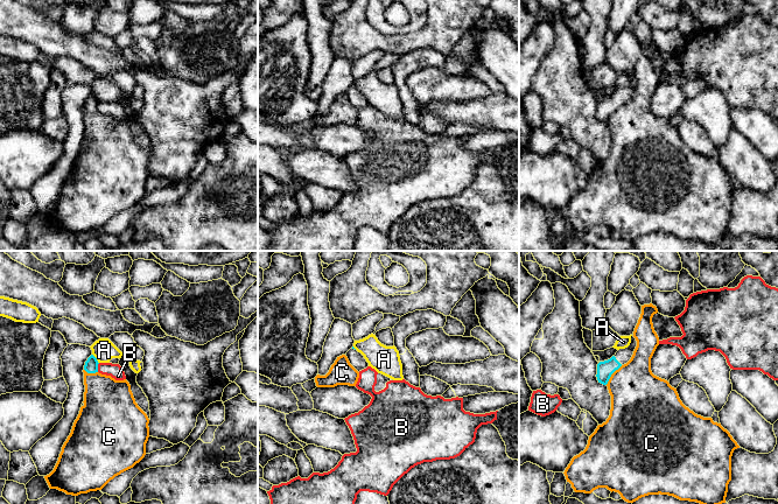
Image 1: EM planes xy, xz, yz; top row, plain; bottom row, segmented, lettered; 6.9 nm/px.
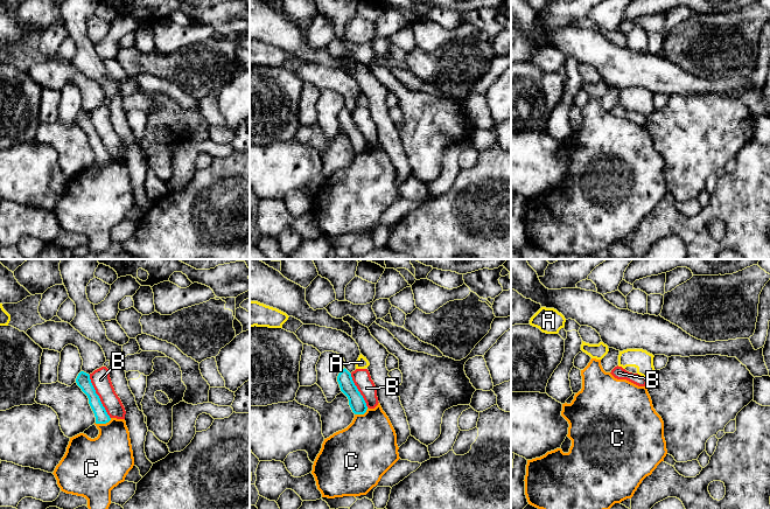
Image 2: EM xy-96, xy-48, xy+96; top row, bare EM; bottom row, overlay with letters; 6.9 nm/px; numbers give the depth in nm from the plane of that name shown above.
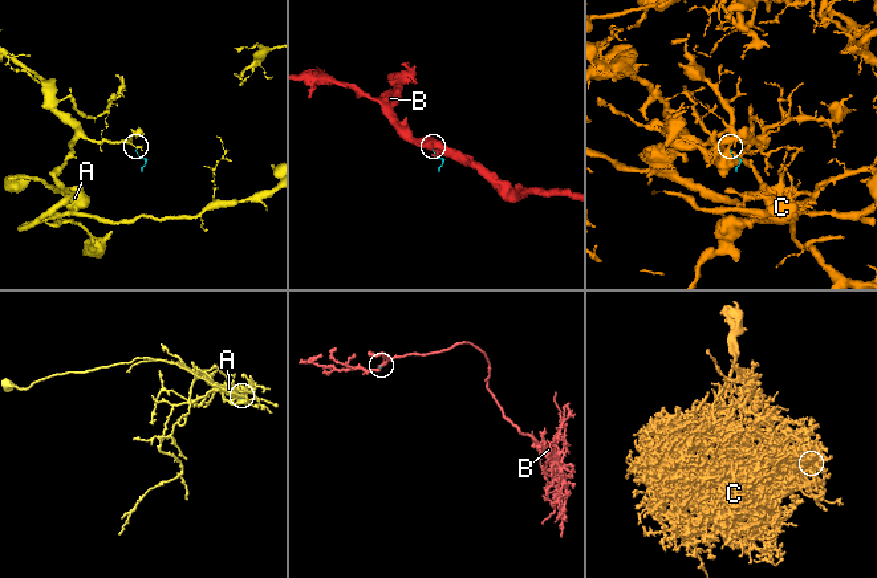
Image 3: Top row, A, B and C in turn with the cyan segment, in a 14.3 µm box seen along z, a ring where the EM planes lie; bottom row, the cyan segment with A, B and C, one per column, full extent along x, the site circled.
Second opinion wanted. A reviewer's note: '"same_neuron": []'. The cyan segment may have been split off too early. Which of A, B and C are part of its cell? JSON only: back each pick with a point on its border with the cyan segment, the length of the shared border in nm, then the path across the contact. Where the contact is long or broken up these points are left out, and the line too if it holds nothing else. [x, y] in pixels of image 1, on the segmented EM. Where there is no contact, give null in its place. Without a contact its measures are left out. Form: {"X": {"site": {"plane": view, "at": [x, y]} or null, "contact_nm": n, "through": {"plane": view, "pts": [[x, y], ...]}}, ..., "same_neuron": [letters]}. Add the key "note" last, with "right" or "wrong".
{"same_neuron": [], "note": "right"}

